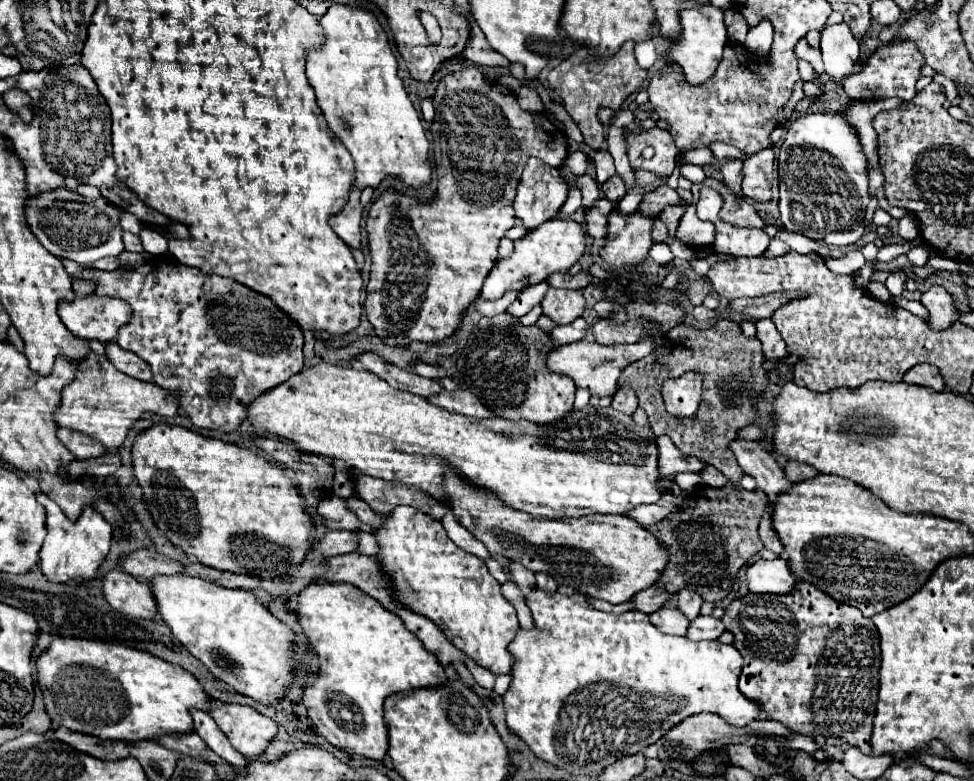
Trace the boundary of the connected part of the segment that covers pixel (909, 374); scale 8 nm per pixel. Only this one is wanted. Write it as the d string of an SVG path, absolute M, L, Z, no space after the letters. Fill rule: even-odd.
M928 363L910 367L904 373L904 381L914 383L914 385L926 385L926 387L932 387L934 391L944 391L942 375L938 373L938 369L934 369L934 365L928 365Z

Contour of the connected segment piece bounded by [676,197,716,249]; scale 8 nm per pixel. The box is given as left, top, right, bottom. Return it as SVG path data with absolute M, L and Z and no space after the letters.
M696 197L694 203L688 205L688 211L680 219L680 225L676 229L676 239L686 243L692 249L698 247L710 247L716 237L716 227L710 221L700 221L696 217Z

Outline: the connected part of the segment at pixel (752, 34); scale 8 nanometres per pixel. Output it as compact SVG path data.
M762 19L758 25L748 29L744 47L760 57L766 57L772 47L772 37L774 37L774 27L772 27L770 19Z

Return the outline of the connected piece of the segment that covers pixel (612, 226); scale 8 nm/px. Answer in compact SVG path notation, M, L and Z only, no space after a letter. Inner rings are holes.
M634 211L630 215L610 213L606 225L606 245L600 249L600 257L614 269L636 267L646 261L652 245L652 219Z

